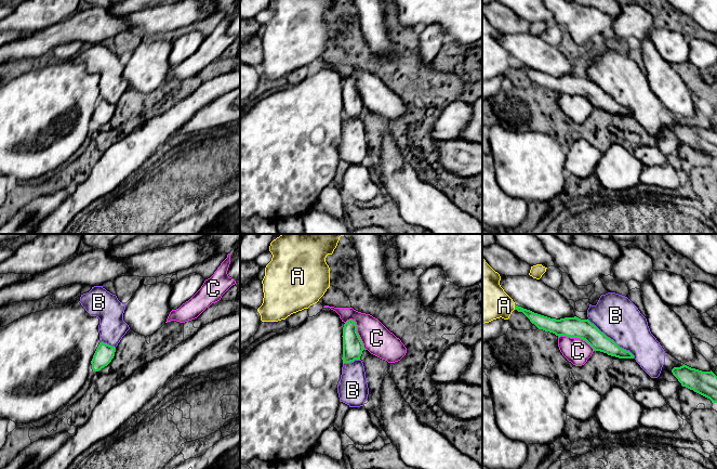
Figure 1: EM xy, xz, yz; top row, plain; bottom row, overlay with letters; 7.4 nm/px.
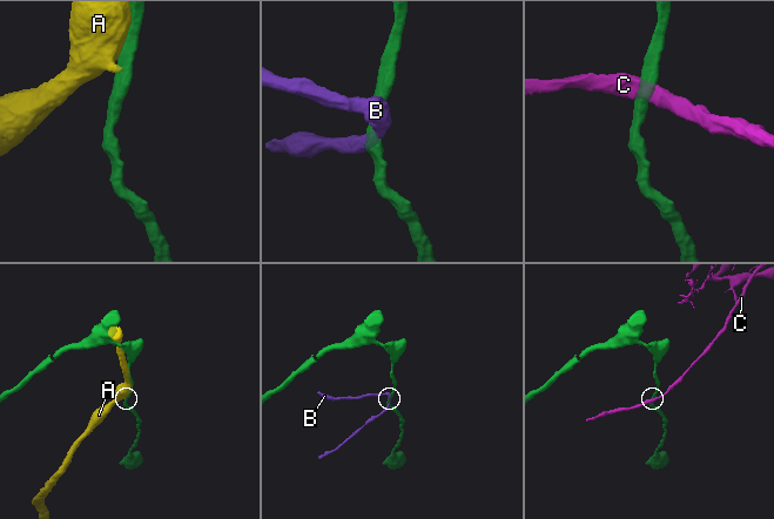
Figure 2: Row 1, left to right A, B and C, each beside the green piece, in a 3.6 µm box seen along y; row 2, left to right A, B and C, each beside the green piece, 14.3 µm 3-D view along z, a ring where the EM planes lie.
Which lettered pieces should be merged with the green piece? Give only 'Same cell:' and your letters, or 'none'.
Same cell: none

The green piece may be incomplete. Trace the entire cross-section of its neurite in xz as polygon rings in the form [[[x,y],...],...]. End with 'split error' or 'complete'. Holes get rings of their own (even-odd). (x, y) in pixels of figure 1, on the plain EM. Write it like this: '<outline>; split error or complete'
[[[353,77],[347,78],[343,84],[343,121],[350,120],[355,117],[360,117],[362,108],[364,107],[363,101],[357,90],[356,79]]]; complete

